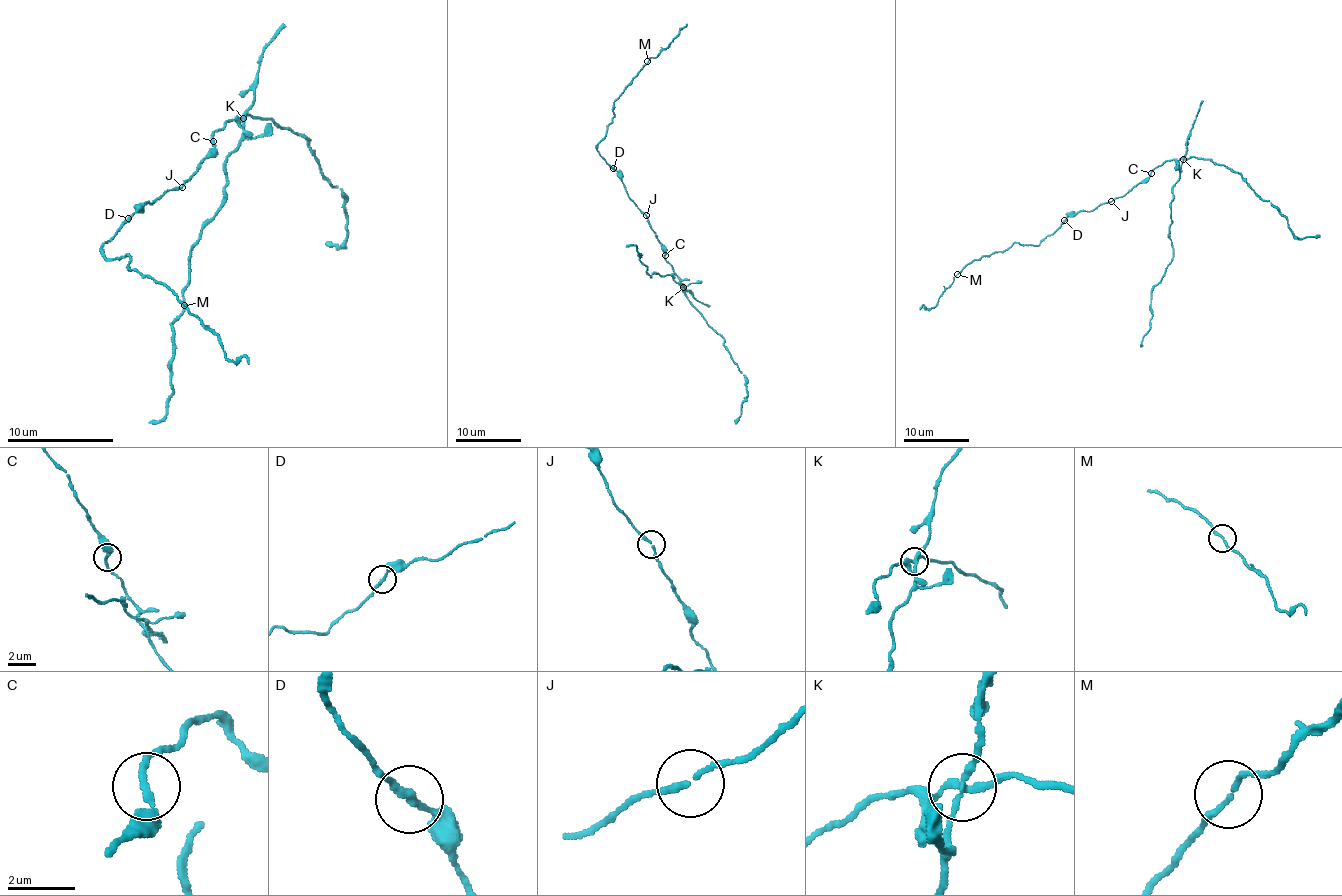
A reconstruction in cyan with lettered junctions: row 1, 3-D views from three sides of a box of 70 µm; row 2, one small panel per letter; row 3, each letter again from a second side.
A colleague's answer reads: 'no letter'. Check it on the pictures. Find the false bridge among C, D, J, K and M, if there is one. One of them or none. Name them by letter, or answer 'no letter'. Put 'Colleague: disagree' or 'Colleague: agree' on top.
Colleague: disagree
K

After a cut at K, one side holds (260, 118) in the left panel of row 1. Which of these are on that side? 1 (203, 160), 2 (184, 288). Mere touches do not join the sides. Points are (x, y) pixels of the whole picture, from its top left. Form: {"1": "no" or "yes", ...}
{"1": "yes", "2": "no"}

